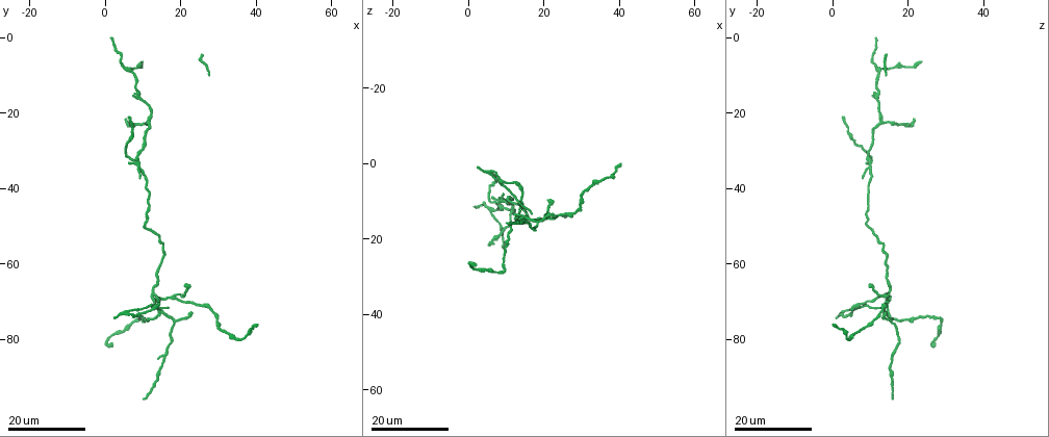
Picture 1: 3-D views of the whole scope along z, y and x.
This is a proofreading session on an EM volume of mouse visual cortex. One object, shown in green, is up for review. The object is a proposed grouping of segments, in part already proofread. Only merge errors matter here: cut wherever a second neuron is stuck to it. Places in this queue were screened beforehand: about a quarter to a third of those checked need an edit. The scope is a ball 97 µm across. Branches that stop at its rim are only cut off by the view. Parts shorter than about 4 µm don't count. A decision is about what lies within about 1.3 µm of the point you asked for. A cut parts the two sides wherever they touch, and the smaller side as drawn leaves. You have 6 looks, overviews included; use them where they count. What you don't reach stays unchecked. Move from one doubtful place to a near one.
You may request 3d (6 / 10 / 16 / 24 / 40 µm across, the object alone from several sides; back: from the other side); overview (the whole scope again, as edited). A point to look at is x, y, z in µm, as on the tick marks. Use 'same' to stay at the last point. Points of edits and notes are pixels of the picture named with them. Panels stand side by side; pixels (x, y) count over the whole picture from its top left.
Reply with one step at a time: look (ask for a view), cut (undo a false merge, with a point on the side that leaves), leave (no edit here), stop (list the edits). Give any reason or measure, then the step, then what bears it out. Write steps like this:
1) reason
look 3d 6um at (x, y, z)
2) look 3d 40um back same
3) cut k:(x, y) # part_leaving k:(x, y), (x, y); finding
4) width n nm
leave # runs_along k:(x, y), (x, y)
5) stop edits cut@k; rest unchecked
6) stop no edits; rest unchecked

three-way junction
look 3d 16um at (18.5, 75.5, 16.0)

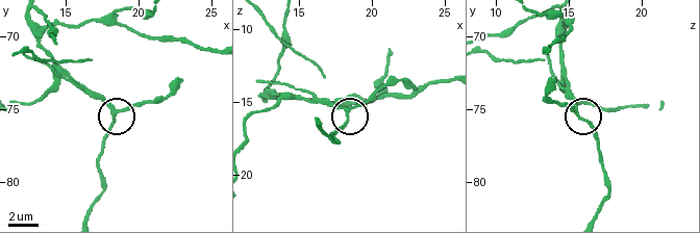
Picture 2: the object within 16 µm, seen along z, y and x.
look 3d 6um at (18.4, 75.2, 15.8)

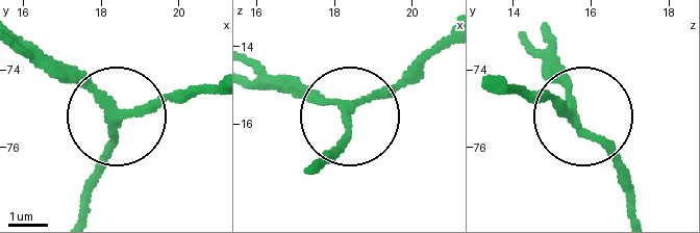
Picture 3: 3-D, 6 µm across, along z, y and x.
side_arm 6 um; arms 3
leave # one neuron here

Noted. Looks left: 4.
look 3d 24um at (6.0, 8.5, 13.0)

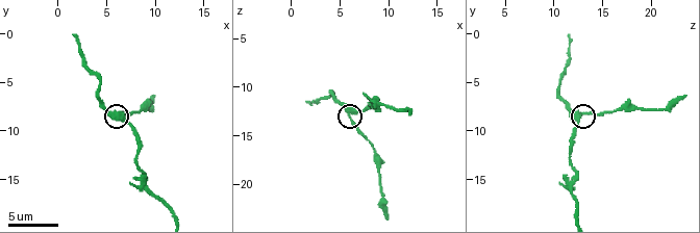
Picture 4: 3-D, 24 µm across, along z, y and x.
zoom in
look 3d 6um at (6.0, 8.2, 13.0)

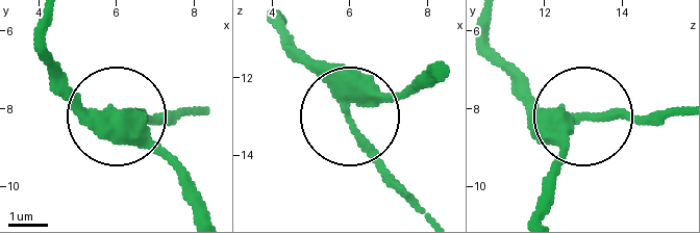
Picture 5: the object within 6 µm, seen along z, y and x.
leave # continuous, no second neuron

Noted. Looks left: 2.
a fork
look 3d 24um at (11.5, 22.5, 13.5)

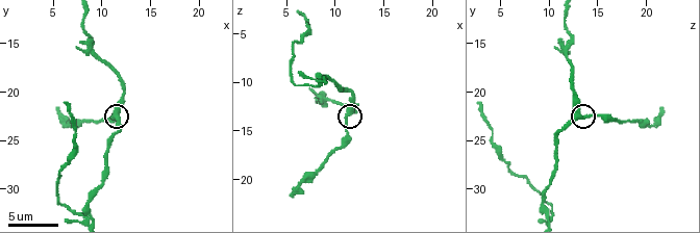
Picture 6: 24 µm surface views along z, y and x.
look 3d 6um at (11.6, 22.4, 13.0)

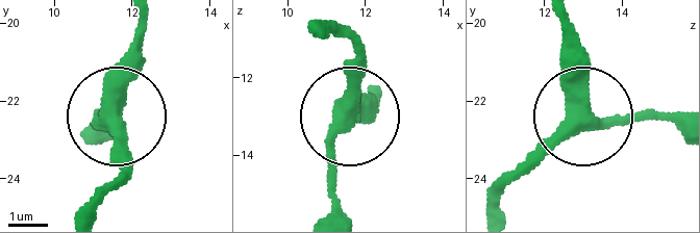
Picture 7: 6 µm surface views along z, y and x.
arms 3
leave # runs_along 7:(496, 210), (516, 181), (585, 124), (675, 121); continuous, no second neuron

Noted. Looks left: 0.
stop no edits; rest unchecked

